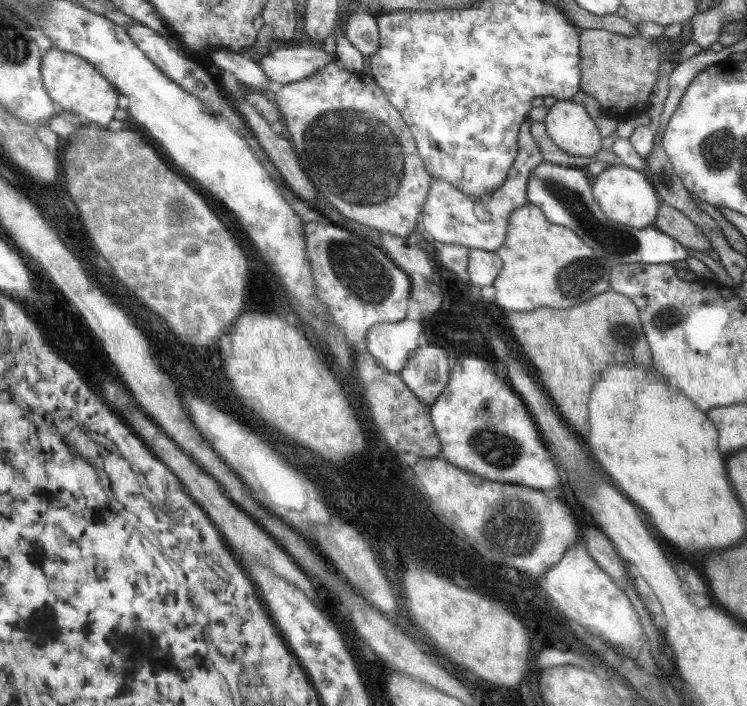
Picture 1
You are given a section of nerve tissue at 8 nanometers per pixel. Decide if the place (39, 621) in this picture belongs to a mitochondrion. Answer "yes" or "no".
no

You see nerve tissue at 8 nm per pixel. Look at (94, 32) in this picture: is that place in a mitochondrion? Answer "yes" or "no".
no

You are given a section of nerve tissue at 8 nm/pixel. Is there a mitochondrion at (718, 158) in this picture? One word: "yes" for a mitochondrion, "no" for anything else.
yes

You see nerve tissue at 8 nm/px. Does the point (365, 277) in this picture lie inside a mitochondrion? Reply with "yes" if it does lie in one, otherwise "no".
yes

